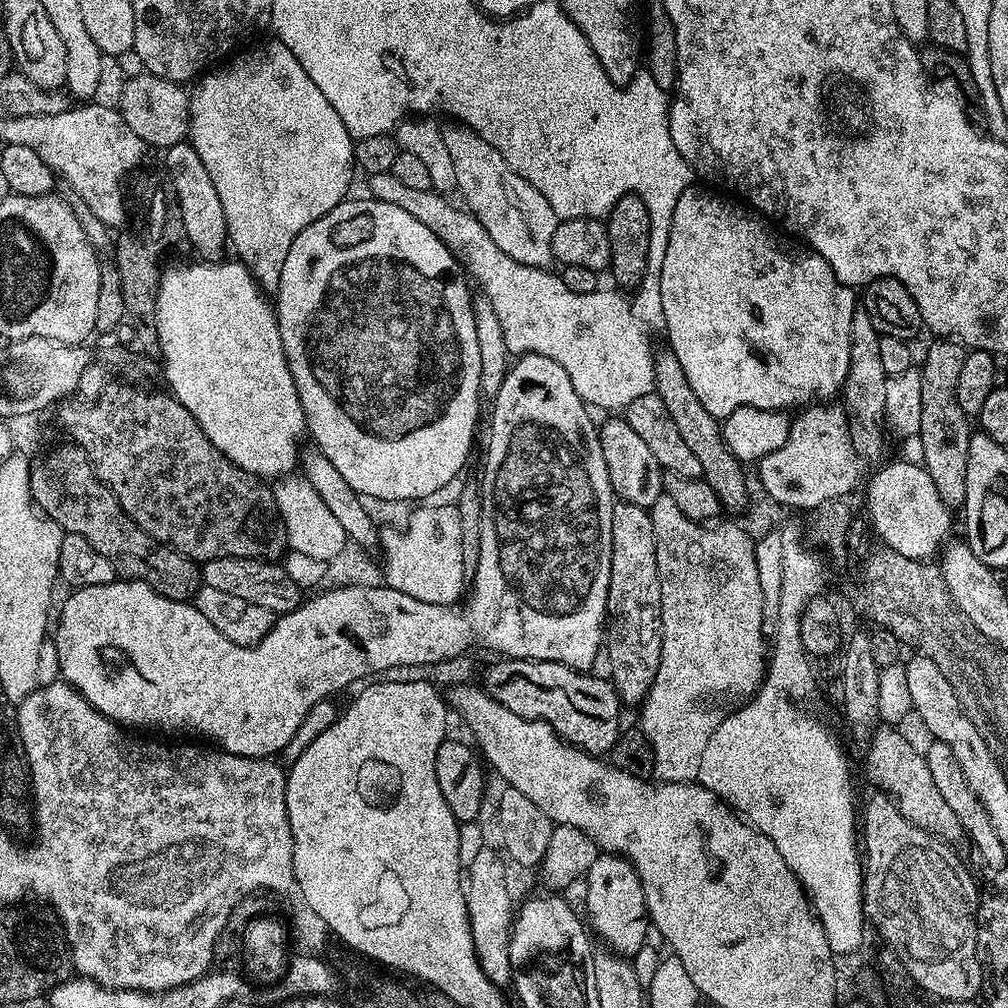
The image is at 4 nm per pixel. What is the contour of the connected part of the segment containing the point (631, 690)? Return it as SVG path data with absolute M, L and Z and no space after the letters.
M617 499L610 514L610 590L606 613L606 656L610 679L625 705L639 706L648 697L662 658L662 586L656 561L652 513Z

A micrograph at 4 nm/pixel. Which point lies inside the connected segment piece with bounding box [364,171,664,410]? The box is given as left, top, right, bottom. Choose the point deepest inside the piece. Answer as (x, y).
(601, 339)

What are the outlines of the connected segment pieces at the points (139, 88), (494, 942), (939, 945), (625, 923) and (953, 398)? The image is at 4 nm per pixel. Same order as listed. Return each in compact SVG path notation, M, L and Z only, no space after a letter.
M137 71L137 76L132 76L124 84L120 92L118 111L126 126L142 138L145 146L152 144L157 150L163 150L175 144L185 143L188 134L188 101L187 91L173 80L158 78L153 72Z
M490 848L480 849L466 868L465 900L471 936L474 938L476 957L488 980L501 988L507 987L514 976L514 965L509 956L509 938L514 919L510 906L510 888L505 859Z
M872 794L868 800L868 805L862 808L862 863L864 866L864 914L874 927L880 931L880 936L885 940L887 947L896 953L896 956L904 963L905 973L913 980L918 987L924 992L929 992L932 996L937 996L940 1000L949 1000L955 1002L957 1000L975 1001L976 996L981 995L980 987L982 986L982 970L978 962L978 954L976 953L976 915L978 914L978 906L982 895L981 889L976 889L976 884L972 881L972 876L968 873L968 868L962 861L956 857L956 852L951 843L945 842L931 836L926 830L922 830L918 826L914 826L902 814L902 810L898 810L898 806L891 800L889 796L883 794Z
M615 854L597 855L594 866L590 866L582 881L584 887L584 908L587 923L591 931L605 940L611 951L625 957L635 956L649 939L650 921L646 898L642 894L642 882L636 873L636 867L630 860Z
M951 338L933 339L933 344L924 352L924 364L919 365L922 378L922 422L918 435L920 452L924 455L922 459L923 468L928 471L930 478L934 481L934 487L946 502L949 508L956 510L963 505L966 498L966 458L970 454L970 438L974 431L970 426L970 418L958 406L958 373L962 371L962 362L966 355L964 345L956 343Z

